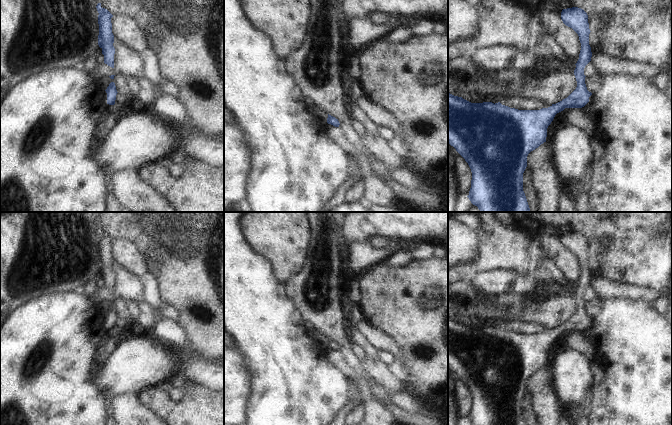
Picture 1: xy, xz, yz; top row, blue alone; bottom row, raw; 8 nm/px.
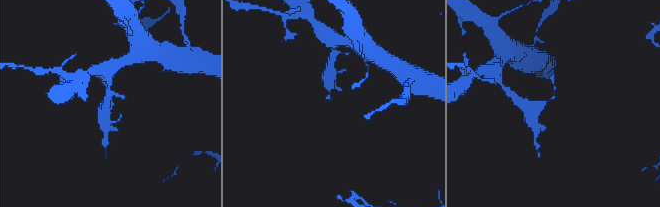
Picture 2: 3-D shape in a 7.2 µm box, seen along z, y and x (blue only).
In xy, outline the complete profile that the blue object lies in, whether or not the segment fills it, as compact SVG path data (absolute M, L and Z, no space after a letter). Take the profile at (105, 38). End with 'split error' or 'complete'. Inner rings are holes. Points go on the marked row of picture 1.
M98 3L96 8L99 13L98 45L102 49L102 54L104 55L104 63L114 68L115 48L113 46L114 35L112 33L111 23L111 18L113 17L113 15L107 9L102 8L101 3Z; complete

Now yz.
M578 7L563 9L561 12L563 23L572 28L579 36L581 50L574 75L577 81L576 89L562 101L540 110L518 110L502 105L500 102L471 103L462 97L448 93L448 144L468 163L471 172L471 188L467 196L480 212L531 212L523 191L523 173L527 167L528 154L546 142L547 128L555 115L565 108L582 108L589 102L592 95L585 84L584 68L591 61L592 52L589 45L589 23L587 13Z; complete

